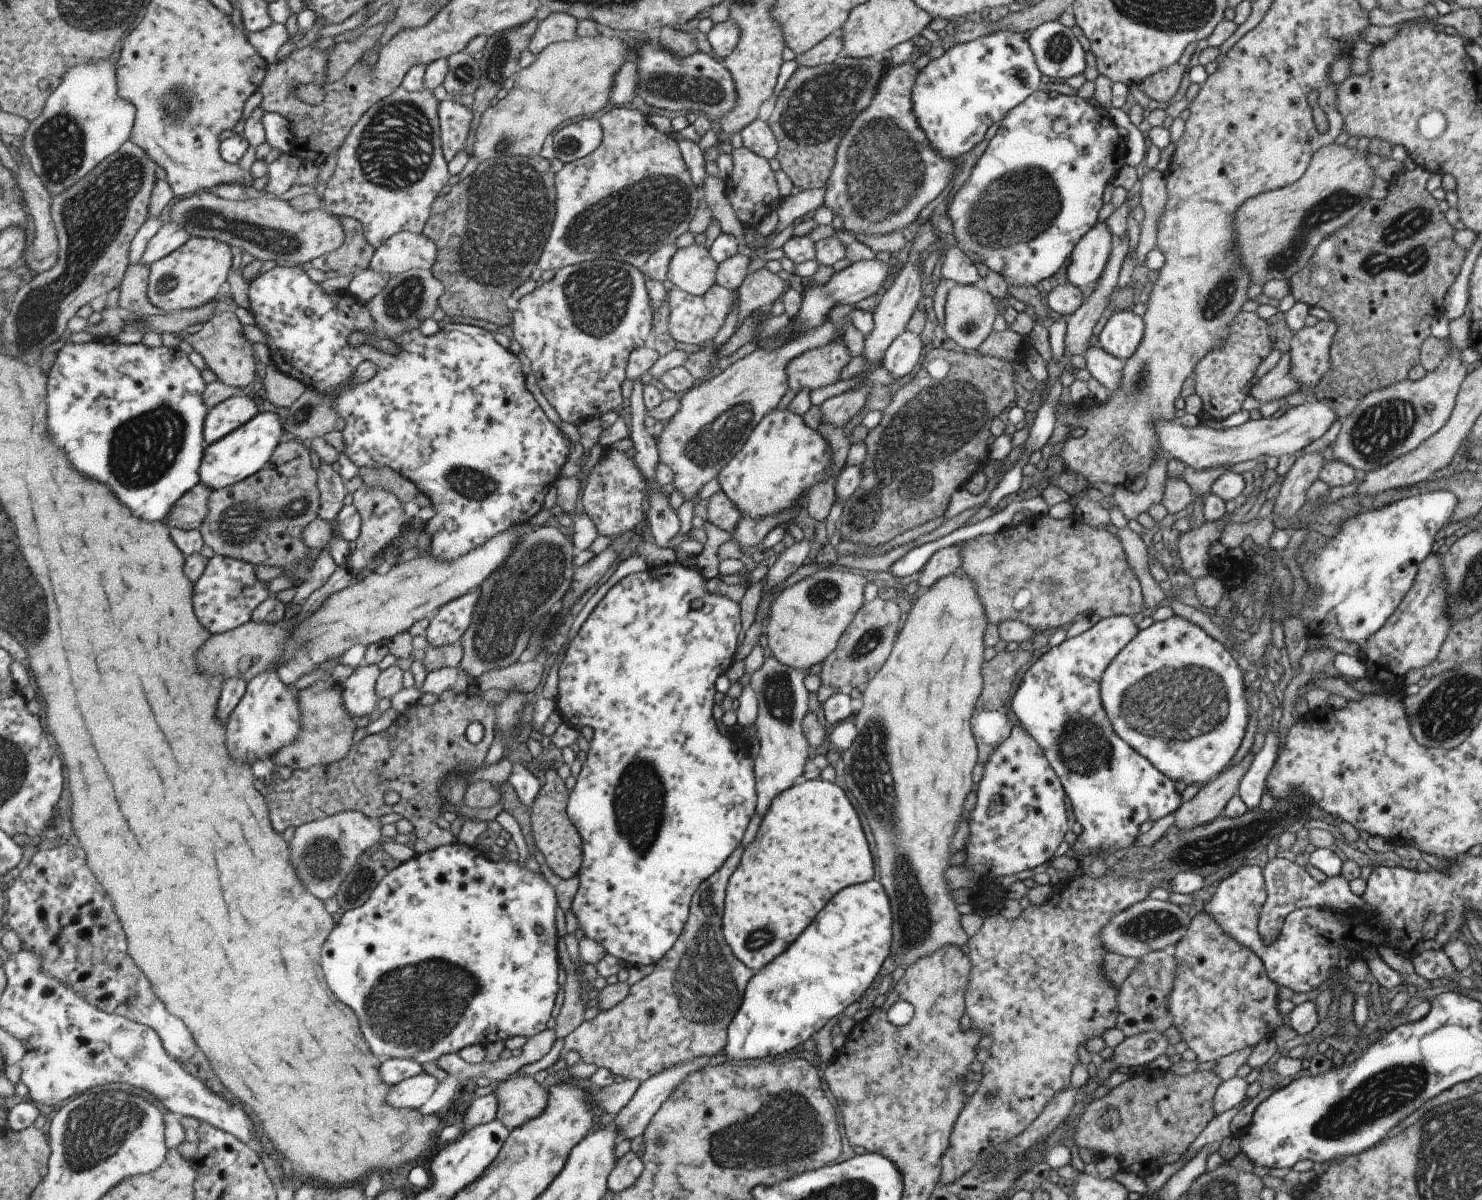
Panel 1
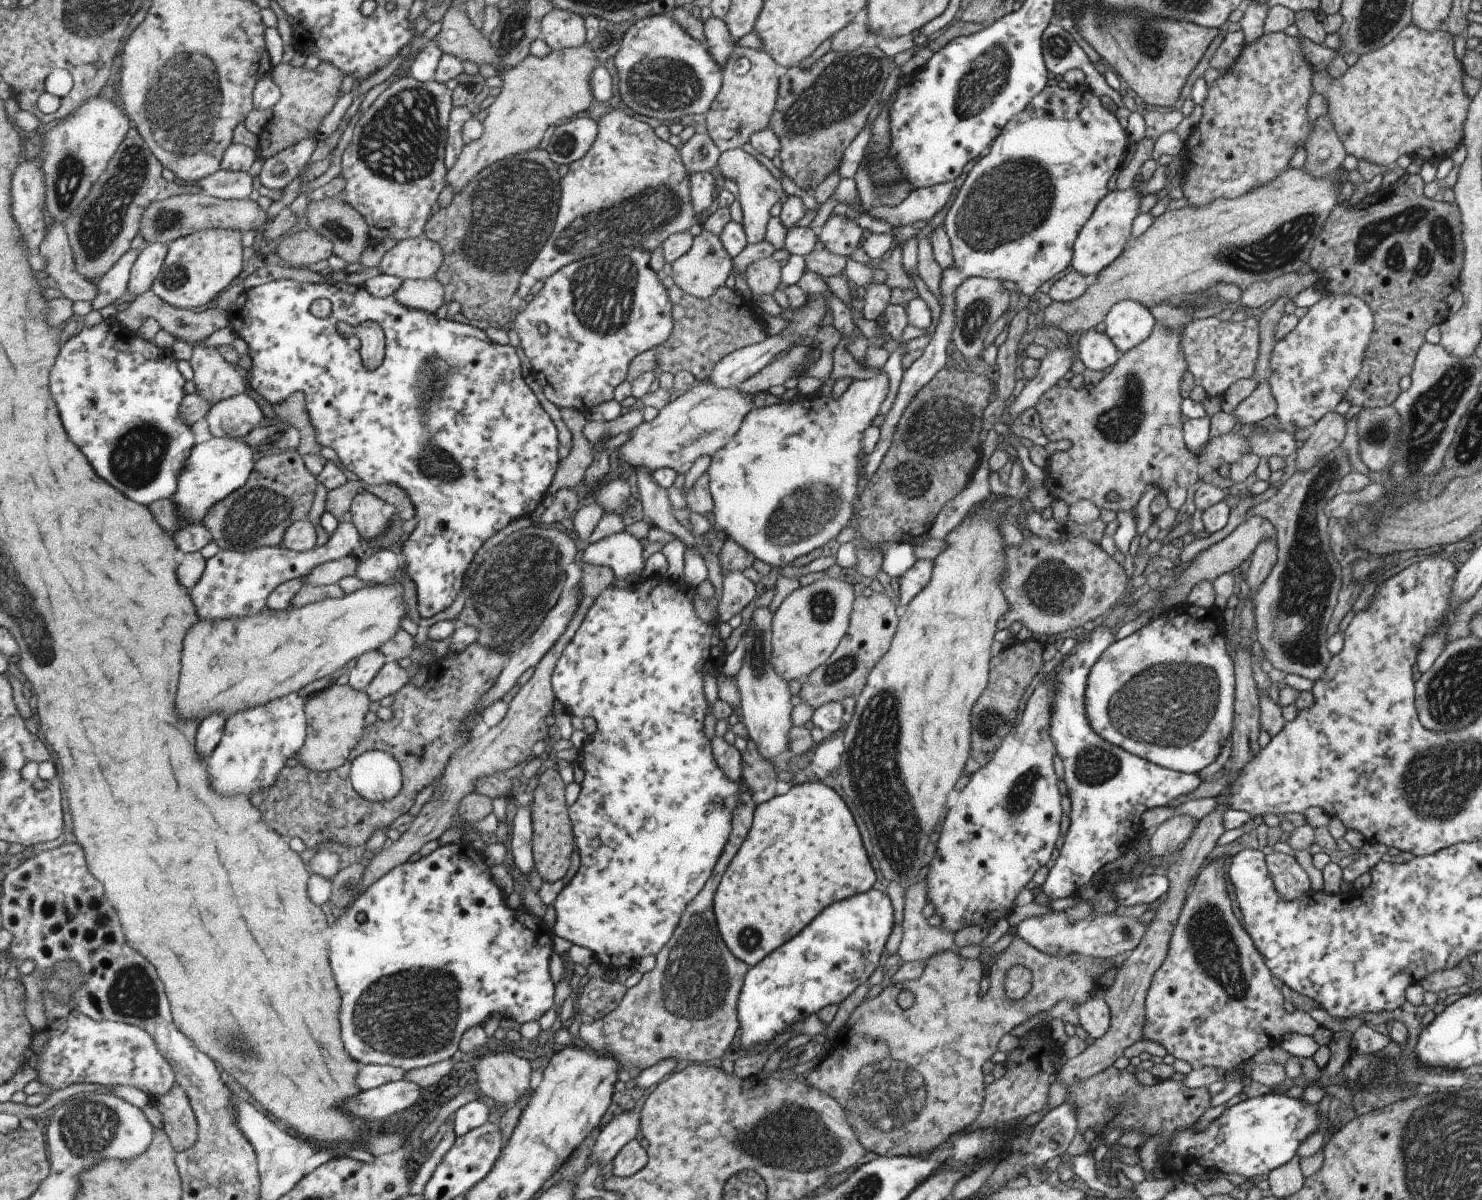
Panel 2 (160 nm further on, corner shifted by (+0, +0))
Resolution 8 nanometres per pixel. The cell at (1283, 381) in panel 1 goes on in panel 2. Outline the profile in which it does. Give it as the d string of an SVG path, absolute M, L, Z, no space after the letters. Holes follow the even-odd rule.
M1265 380L1257 384L1253 392L1242 400L1232 412L1236 422L1241 424L1256 423L1274 414L1276 404L1271 396L1268 382Z

